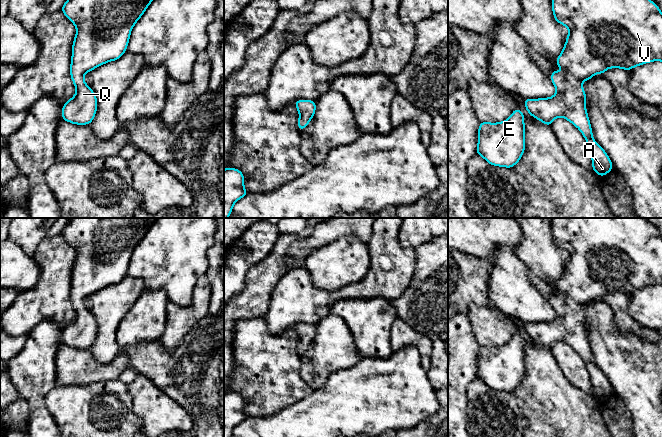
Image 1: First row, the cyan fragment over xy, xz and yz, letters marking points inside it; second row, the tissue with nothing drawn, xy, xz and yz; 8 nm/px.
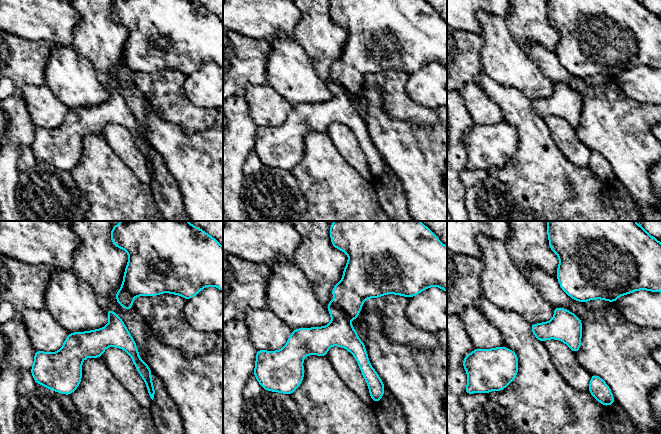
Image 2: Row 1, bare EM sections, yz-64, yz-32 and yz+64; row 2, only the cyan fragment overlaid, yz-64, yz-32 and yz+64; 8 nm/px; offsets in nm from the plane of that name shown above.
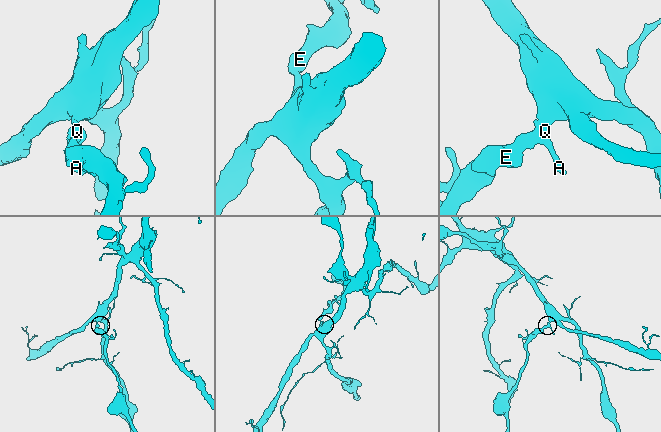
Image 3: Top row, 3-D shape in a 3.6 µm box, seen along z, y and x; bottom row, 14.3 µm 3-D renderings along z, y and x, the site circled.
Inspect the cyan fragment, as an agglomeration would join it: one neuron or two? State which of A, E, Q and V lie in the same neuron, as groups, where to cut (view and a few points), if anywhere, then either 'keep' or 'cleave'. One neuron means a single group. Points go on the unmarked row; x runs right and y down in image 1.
A E Q V | no cut | keep

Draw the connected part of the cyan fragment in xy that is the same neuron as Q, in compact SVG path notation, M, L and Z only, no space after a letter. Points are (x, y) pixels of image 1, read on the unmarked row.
M71 218L61 234L75 249L76 259L72 270L70 299L76 318L62 331L62 343L72 348L90 348L97 334L97 322L84 306L84 299L110 285L119 283L125 276L130 257L157 218Z

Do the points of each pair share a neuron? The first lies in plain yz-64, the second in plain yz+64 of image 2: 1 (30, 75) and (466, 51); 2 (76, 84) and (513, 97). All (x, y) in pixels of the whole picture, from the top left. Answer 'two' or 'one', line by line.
1: one
2: two

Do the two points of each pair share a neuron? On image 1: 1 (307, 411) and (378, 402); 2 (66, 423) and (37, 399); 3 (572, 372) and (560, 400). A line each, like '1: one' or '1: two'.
1: one
2: two
3: two

